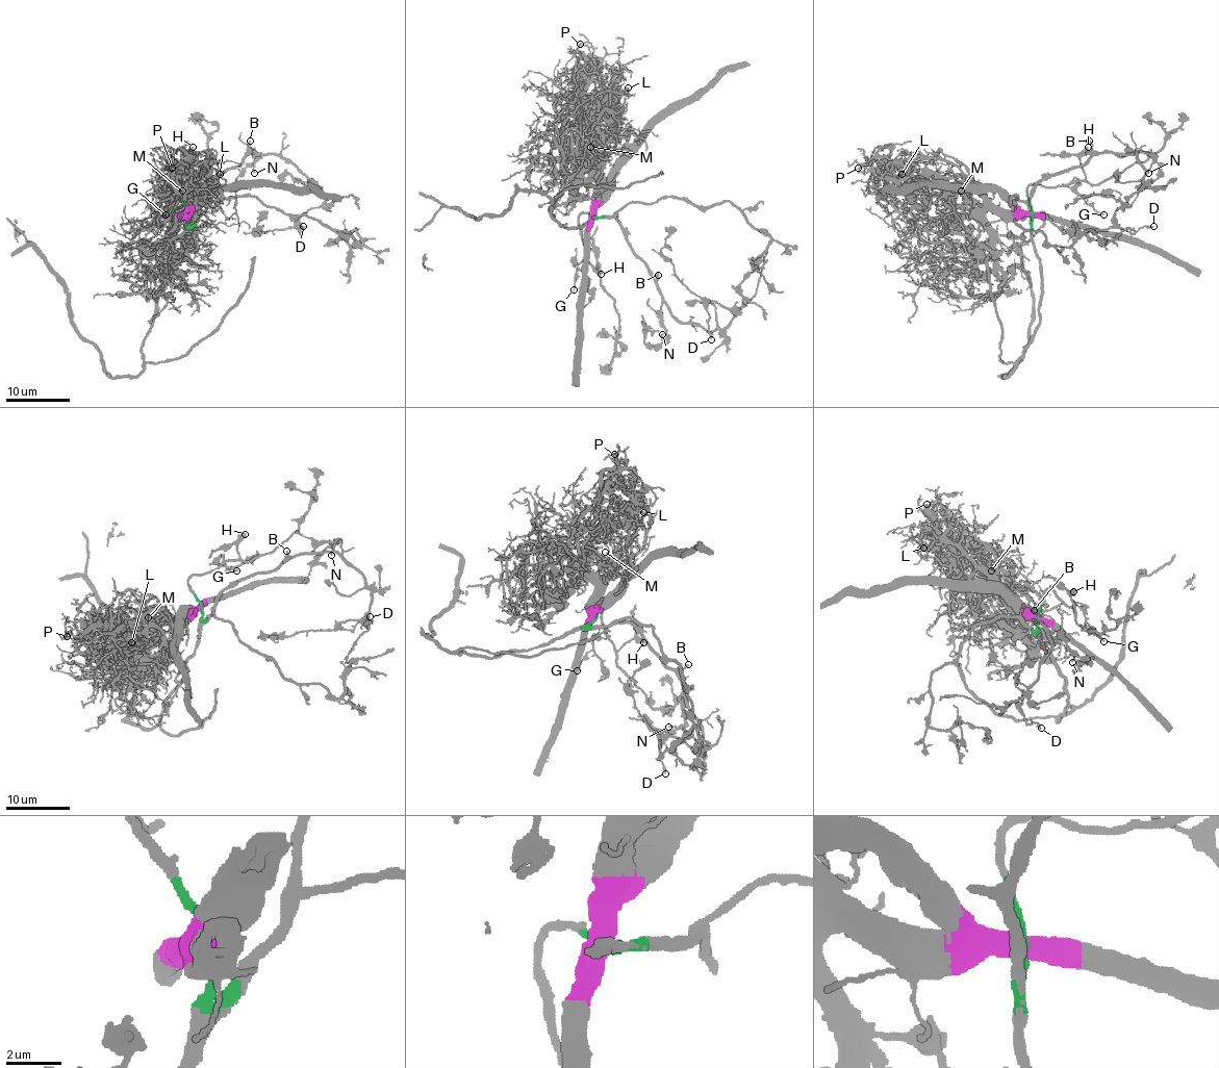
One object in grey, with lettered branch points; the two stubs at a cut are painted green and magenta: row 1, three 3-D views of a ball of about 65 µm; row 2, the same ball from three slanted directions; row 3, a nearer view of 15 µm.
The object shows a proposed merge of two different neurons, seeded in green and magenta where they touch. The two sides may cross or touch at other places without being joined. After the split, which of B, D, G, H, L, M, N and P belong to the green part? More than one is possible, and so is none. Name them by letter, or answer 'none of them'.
B, D, G, H, N

